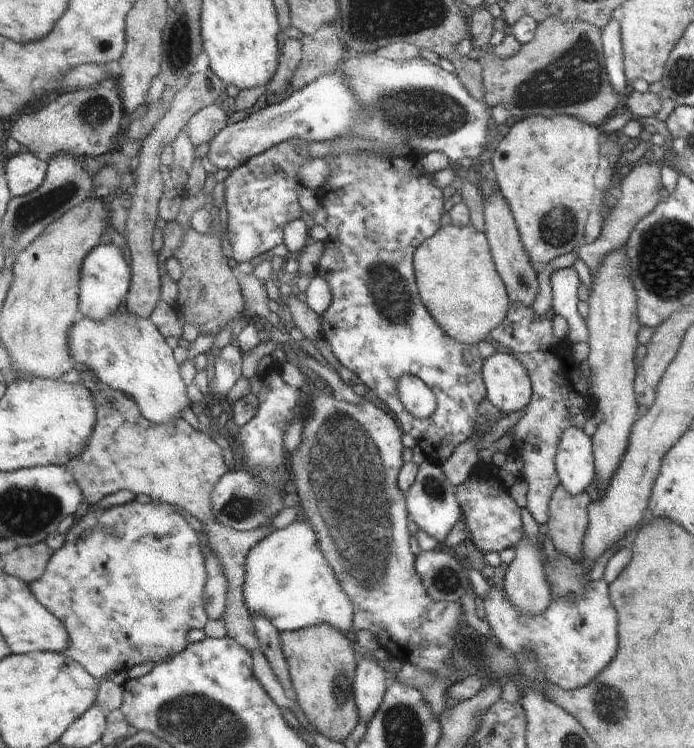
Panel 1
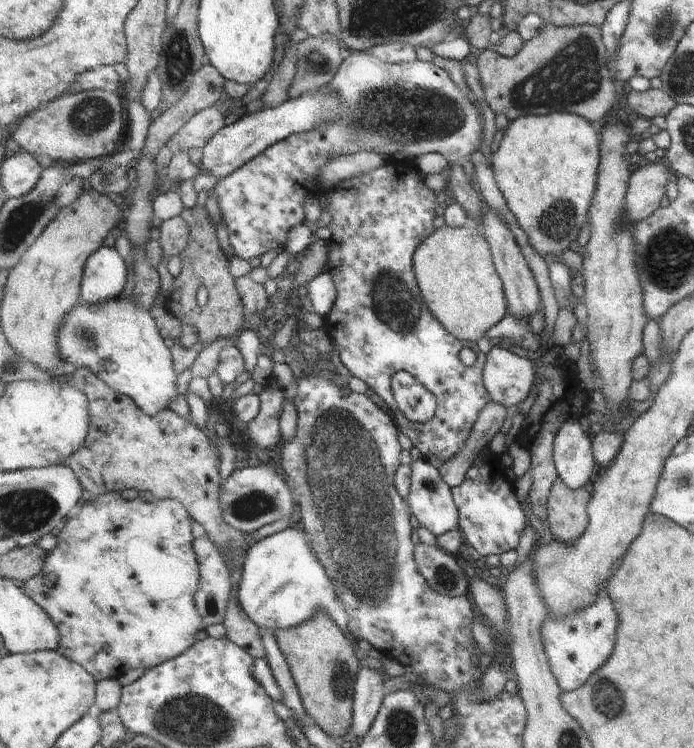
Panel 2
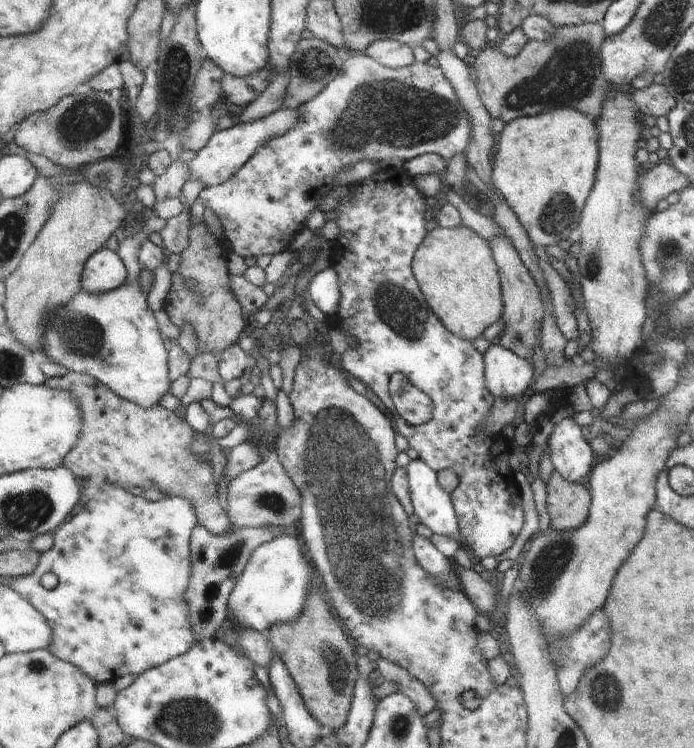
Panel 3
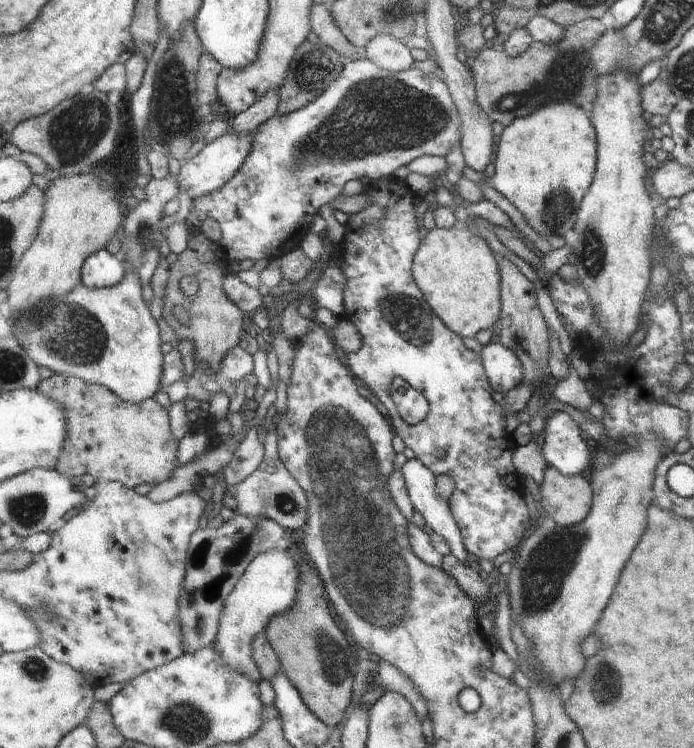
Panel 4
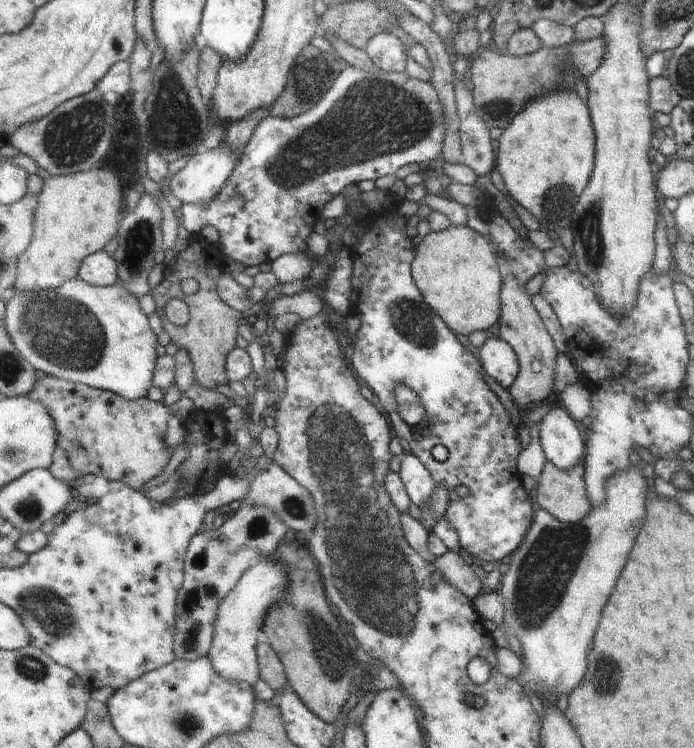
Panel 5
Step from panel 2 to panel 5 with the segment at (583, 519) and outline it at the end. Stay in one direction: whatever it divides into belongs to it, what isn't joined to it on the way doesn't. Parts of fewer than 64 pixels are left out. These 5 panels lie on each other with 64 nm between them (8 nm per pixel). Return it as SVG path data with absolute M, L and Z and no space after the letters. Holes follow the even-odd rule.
M546 462L539 480L534 484L537 506L541 506L560 522L580 522L590 512L586 490L586 467L580 463L570 470L560 470Z

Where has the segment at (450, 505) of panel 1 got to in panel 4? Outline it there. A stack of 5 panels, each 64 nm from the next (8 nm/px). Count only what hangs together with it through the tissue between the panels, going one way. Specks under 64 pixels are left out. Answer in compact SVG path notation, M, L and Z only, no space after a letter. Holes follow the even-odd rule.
M414 457L412 459L407 459L406 464L402 466L400 472L404 476L404 482L413 504L414 510L422 514L424 522L439 534L446 544L450 546L451 553L460 561L466 562L467 551L463 543L462 531L459 529L458 523L455 521L454 515L451 513L451 507L448 506L448 502L443 499L438 491L438 478L429 467L424 466L420 459Z

